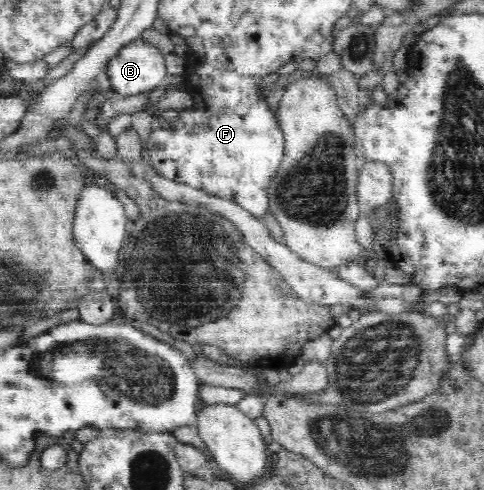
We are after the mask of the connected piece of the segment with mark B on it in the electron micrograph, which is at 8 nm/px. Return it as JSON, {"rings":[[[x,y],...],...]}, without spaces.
{"rings":[[[141,37],[123,44],[106,65],[111,87],[120,96],[153,91],[168,75],[164,56],[158,47]]]}

